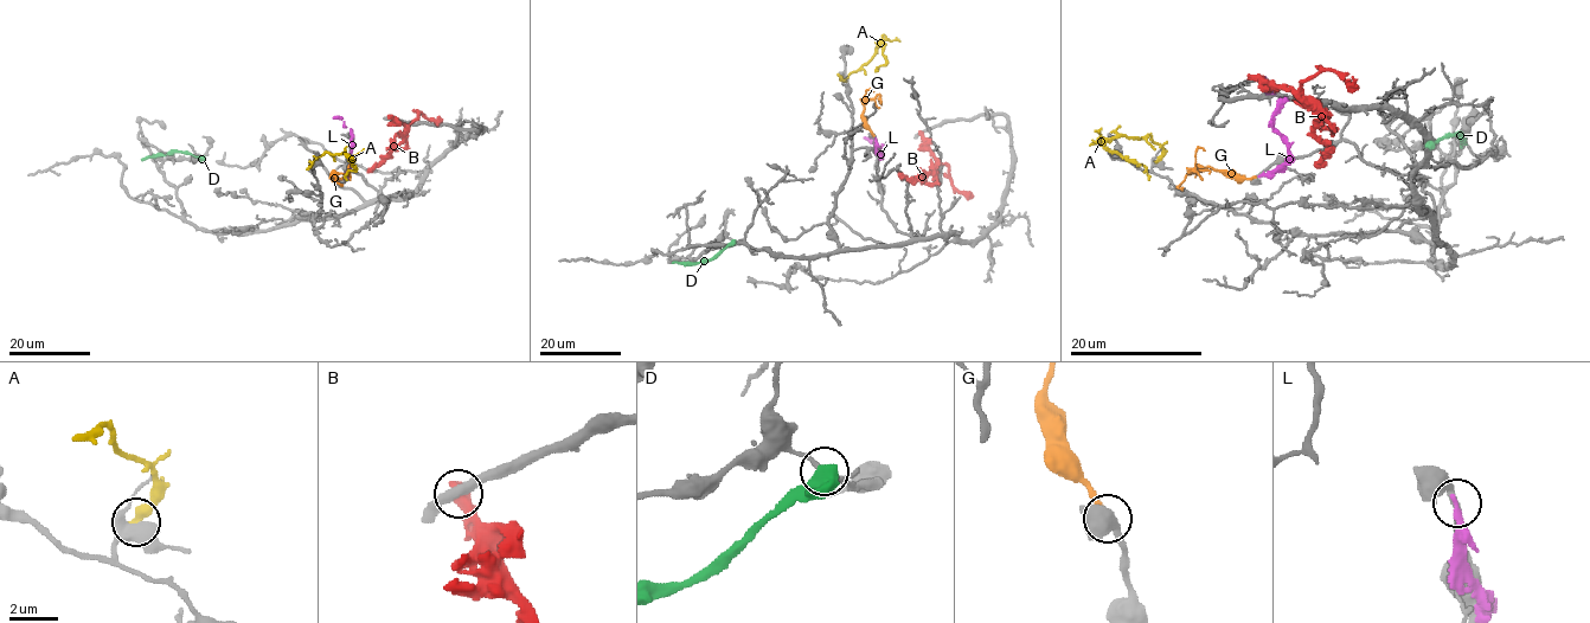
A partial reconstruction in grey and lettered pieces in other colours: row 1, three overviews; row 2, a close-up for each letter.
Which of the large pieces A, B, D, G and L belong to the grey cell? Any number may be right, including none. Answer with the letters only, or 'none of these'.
G

